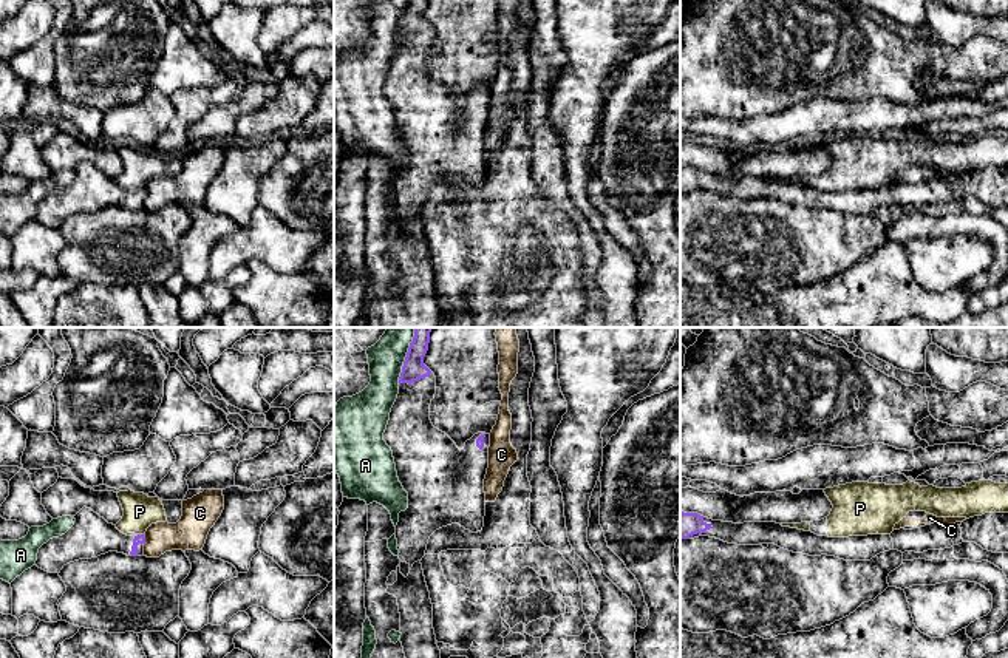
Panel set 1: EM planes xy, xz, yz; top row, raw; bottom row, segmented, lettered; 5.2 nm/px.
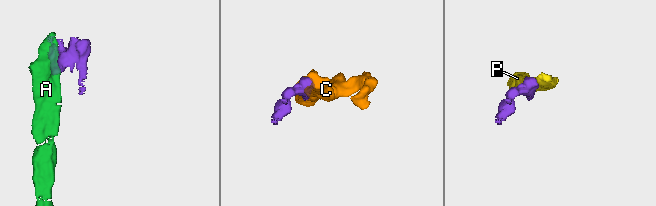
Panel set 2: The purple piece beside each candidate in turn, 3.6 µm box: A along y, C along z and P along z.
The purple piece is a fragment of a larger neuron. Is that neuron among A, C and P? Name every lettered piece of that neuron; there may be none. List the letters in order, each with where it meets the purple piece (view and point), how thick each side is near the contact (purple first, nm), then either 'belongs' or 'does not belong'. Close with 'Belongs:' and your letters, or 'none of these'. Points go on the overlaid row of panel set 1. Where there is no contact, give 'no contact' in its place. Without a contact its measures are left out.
A: xz (407, 356) | 120/190 nm | does not belong
C: xy (144, 541) | 50/180 nm | does not belong
P: xy (141, 535) | 50/180 nm | does not belong
Belongs: none of these

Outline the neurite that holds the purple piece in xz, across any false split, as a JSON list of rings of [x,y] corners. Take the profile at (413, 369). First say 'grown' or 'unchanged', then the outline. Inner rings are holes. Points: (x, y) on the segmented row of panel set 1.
grown; [[[414,327],[383,440],[393,451],[399,482],[408,493],[408,508],[399,513],[396,539],[400,573],[425,556],[430,536],[459,524],[472,533],[484,527],[484,479],[490,434],[478,432],[459,449],[430,420],[436,377],[424,365],[433,327]]]

